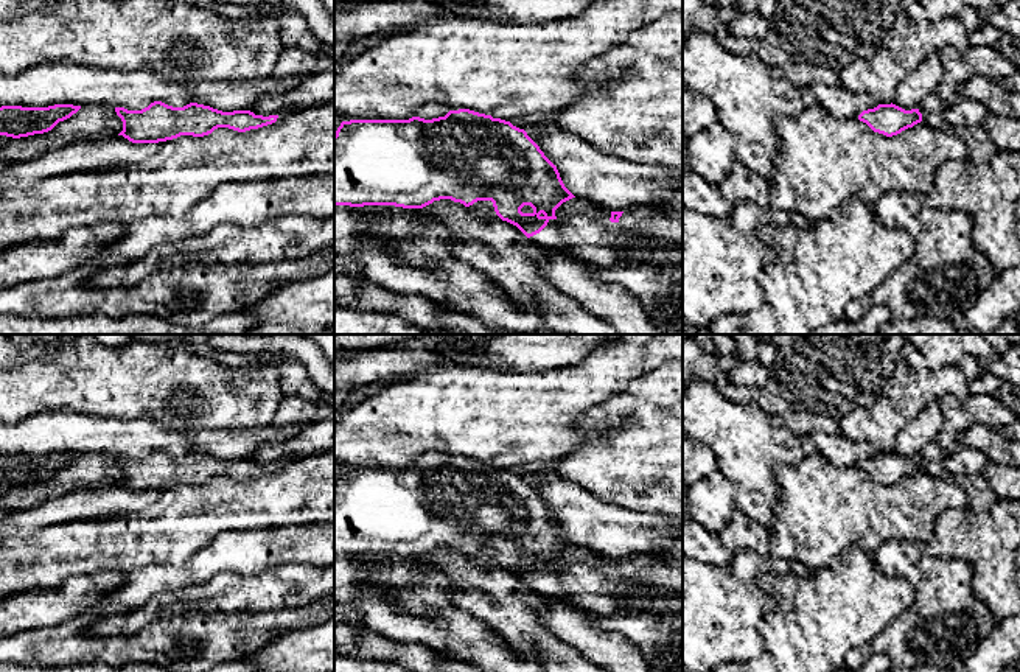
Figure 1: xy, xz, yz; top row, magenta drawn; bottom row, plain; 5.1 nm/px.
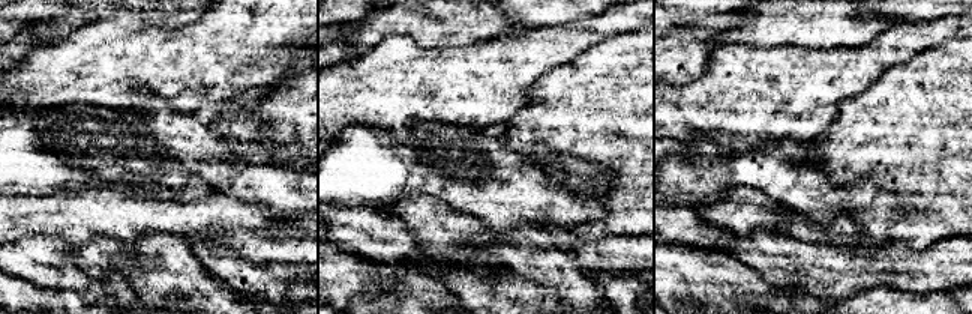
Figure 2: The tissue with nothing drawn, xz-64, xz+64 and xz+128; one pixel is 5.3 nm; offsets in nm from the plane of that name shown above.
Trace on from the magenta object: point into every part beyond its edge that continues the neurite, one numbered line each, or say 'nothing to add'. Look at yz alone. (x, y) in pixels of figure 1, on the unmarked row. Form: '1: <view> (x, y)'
nothing to add

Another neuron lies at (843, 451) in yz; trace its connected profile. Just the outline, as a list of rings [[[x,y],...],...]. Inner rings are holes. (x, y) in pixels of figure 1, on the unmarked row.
[[[823,429],[812,432],[815,451],[826,456],[838,468],[858,467],[863,459],[874,457],[880,451],[868,440],[854,440],[844,434],[830,436]]]

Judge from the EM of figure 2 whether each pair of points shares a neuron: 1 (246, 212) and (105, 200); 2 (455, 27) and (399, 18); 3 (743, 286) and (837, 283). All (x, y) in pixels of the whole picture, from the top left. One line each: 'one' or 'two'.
1: one
2: one
3: two

